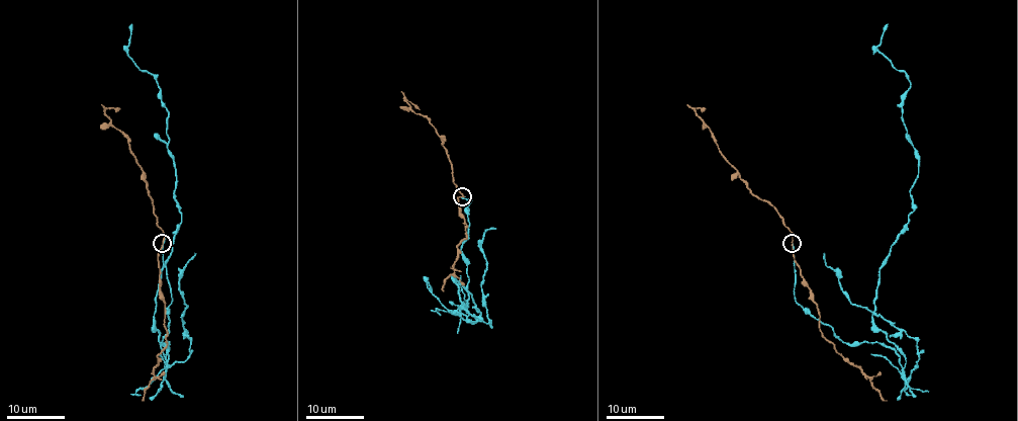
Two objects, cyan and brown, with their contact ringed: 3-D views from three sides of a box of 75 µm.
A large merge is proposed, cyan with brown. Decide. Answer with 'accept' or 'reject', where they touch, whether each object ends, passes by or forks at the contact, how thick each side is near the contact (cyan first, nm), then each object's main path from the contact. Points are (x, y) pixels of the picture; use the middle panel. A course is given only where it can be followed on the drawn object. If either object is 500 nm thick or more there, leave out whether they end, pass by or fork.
reject; place (462, 196); cyan ends; brown passes by; calibres 170 and 150 nm; course cyan (462, 196), (465, 306), (454, 277), (481, 312), (472, 322), (425, 281), (431, 291); course brown (462, 196), (457, 189), (451, 161), (441, 138), (430, 120), (418, 114), (404, 100), (420, 108)

